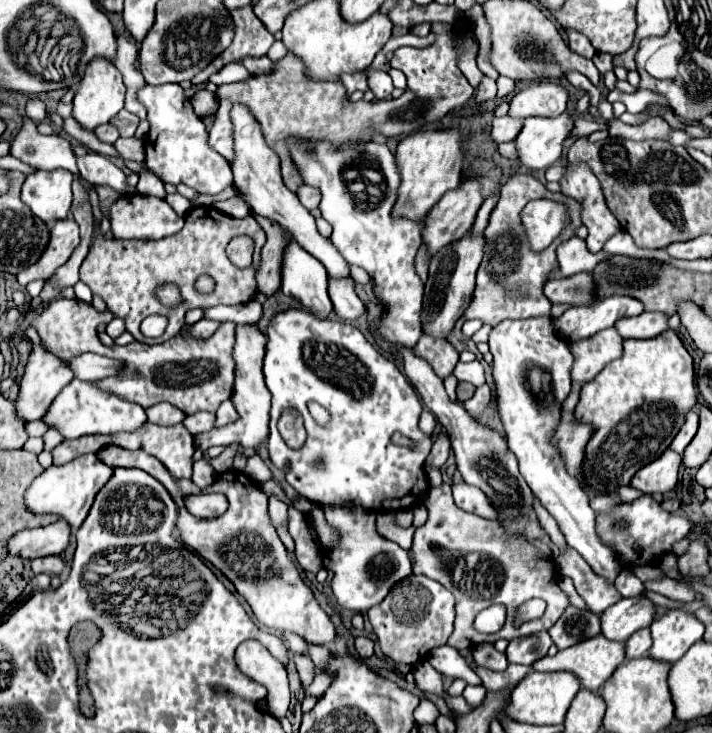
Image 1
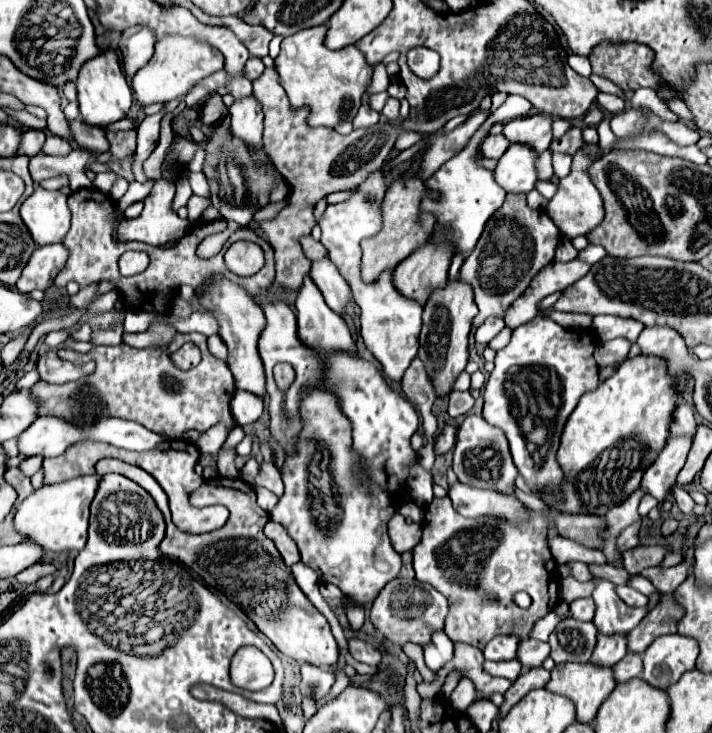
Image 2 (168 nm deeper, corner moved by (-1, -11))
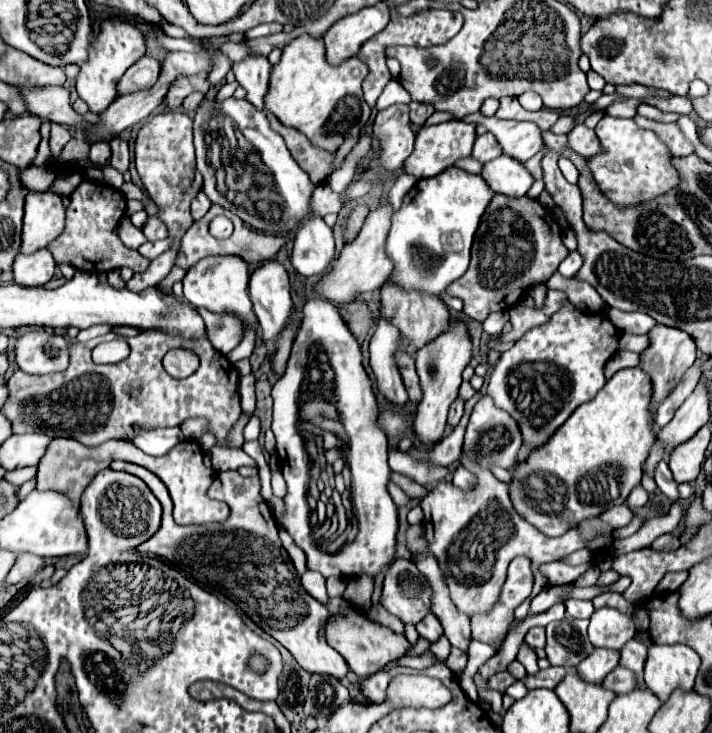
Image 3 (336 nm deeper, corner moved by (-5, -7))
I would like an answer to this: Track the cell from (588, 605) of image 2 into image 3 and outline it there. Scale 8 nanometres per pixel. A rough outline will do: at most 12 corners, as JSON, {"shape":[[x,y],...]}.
{"shape":[[565,601],[567,615],[589,619],[595,611],[591,601]]}

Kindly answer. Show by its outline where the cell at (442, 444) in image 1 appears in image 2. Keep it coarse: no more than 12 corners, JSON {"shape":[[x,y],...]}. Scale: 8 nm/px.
{"shape":[[449,423],[435,439],[435,451],[447,453],[455,443],[455,427]]}

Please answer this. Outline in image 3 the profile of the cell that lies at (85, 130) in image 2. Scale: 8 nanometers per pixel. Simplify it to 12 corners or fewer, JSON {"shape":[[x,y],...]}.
{"shape":[[65,87],[19,91],[29,113],[67,129],[87,121],[69,103]]}

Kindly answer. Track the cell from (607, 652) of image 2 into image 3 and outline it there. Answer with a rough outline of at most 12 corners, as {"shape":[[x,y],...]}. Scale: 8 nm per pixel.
{"shape":[[595,649],[577,665],[589,683],[601,683],[619,665],[619,651]]}

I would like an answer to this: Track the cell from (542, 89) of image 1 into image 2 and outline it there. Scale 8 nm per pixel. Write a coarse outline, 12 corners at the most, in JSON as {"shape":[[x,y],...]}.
{"shape":[[543,113],[503,125],[509,143],[523,143],[543,153],[553,139]]}

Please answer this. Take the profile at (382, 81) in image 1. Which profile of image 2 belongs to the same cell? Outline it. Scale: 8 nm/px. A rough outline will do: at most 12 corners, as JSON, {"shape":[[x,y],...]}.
{"shape":[[391,97],[381,115],[389,123],[399,119],[399,101]]}

